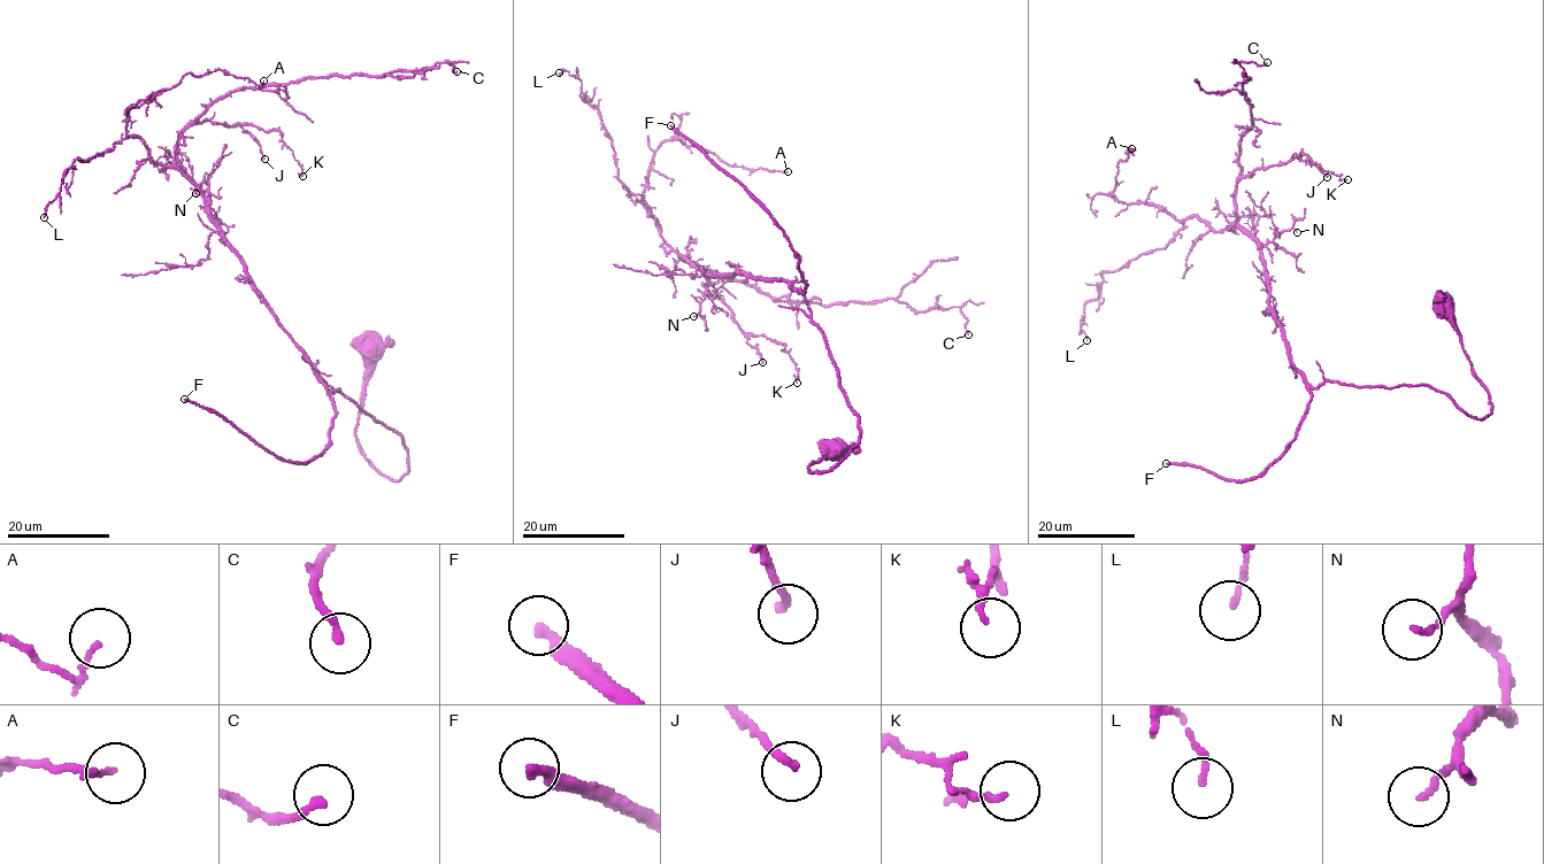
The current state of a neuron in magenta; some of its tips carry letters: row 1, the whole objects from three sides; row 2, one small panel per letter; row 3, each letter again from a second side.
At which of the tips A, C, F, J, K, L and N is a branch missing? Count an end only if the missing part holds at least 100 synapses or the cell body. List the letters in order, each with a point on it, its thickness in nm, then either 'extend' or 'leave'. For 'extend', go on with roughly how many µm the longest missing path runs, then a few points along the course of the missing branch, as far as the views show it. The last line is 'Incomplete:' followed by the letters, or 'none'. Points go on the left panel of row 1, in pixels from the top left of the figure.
A: at (263, 80); 120 nm thick; leave
C: at (456, 71); 200 nm thick; leave
F: at (184, 399); 240 nm thick; extend; about 250 µm are missing
J: at (264, 159); 200 nm thick; leave
K: at (302, 176); 180 nm thick; leave
L: at (44, 217); 130 nm thick; leave
N: at (196, 193); 140 nm thick; leave
Incomplete: F

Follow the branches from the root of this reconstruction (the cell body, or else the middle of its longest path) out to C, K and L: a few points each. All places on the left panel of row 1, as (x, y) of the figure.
C: (369, 348), (355, 439), (397, 480), (404, 440), (325, 384), (175, 144), (247, 87), (446, 61), (456, 71)
K: (369, 348), (355, 439), (397, 480), (404, 440), (325, 384), (175, 144), (206, 120), (279, 131), (302, 176)
L: (369, 348), (355, 439), (397, 480), (404, 440), (325, 384), (209, 201), (138, 138), (76, 160), (44, 217)

